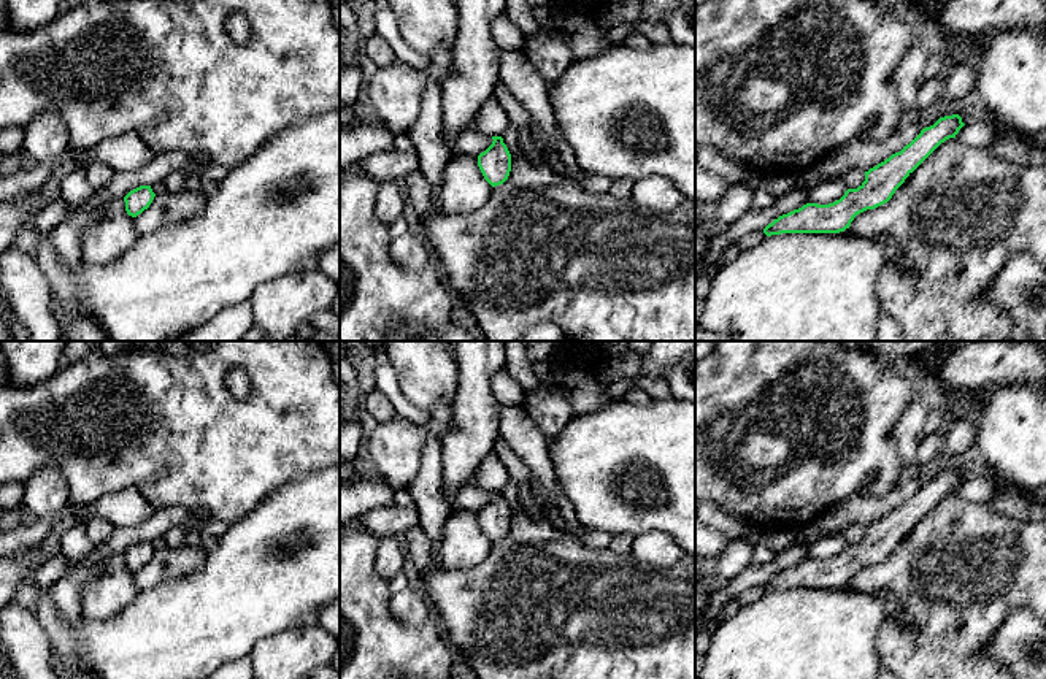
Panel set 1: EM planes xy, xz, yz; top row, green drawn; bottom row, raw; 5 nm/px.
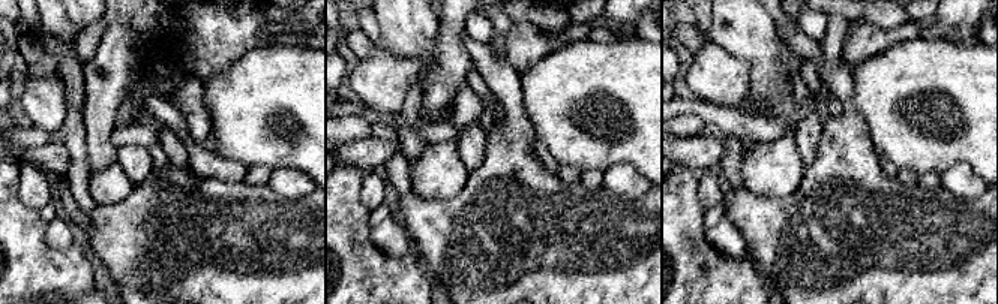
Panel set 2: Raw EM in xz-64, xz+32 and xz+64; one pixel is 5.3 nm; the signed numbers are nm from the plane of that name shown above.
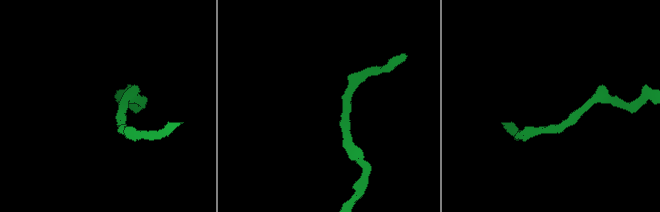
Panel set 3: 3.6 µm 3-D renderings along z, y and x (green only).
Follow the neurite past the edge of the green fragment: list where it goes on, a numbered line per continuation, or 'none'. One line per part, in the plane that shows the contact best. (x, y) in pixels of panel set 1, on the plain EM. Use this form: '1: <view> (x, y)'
none

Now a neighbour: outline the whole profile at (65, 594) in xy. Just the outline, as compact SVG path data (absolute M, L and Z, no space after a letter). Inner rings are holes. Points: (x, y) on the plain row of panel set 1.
M114 554L98 565L79 566L65 573L49 587L49 597L59 614L71 623L83 622L81 589L95 576L122 568L125 568L125 557Z

